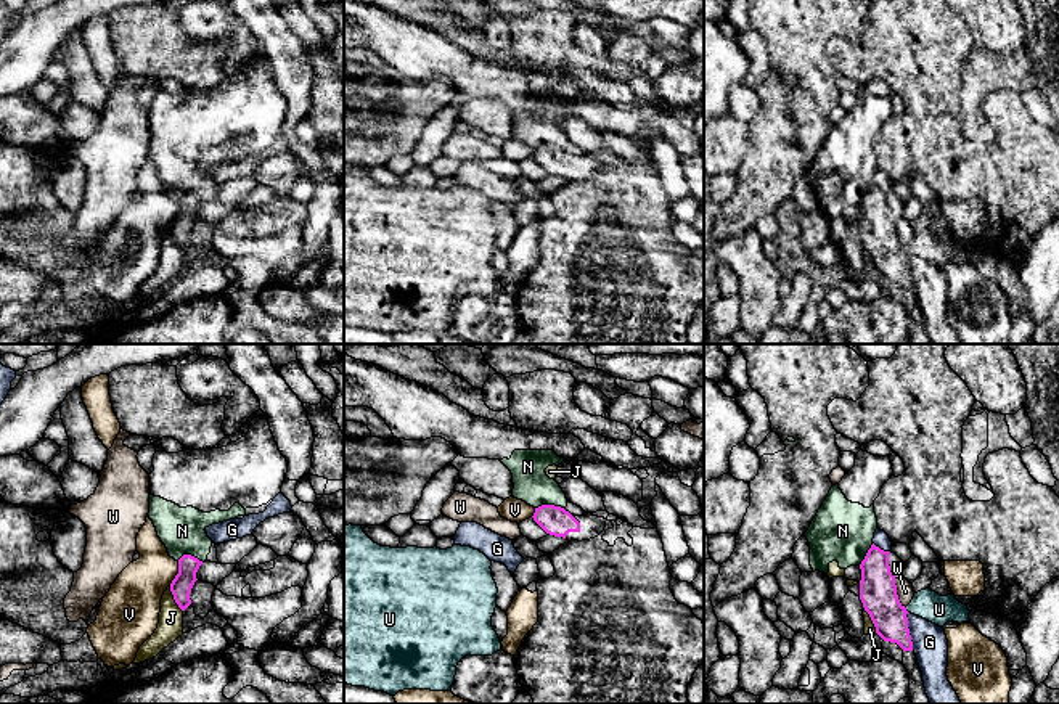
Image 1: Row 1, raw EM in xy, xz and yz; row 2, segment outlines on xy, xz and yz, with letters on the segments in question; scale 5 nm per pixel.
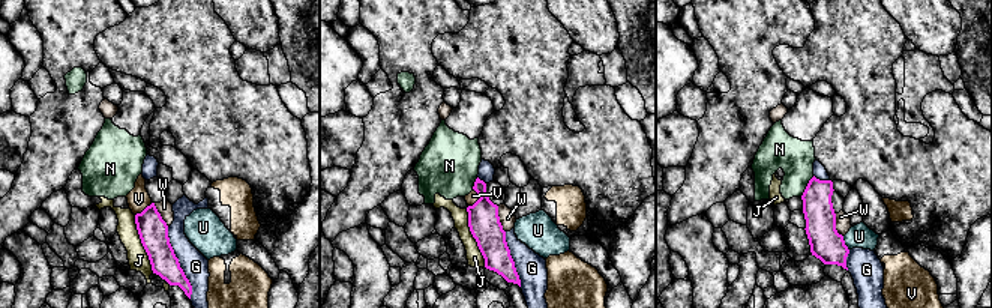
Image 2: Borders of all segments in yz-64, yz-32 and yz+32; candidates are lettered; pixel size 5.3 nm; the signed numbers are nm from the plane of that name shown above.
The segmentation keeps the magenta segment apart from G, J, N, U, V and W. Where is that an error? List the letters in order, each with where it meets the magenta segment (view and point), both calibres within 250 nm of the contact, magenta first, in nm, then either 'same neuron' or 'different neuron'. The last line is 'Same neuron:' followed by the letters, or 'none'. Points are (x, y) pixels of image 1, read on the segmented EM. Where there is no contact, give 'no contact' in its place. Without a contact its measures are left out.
G: yz (908, 632) | 190/180 nm | different neuron
J: xy (174, 598) | 110/130 nm | different neuron
N: xz (548, 505) | 150/180 nm | different neuron
U: yz (905, 609) | 190/150 nm | different neuron
V: xy (179, 573) | 110/260 nm | different neuron
W: yz (895, 593) | 190/80 nm | different neuron
Same neuron: none

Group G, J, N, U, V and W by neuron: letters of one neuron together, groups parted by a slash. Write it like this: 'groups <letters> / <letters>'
groups G / J N / U / V / W

